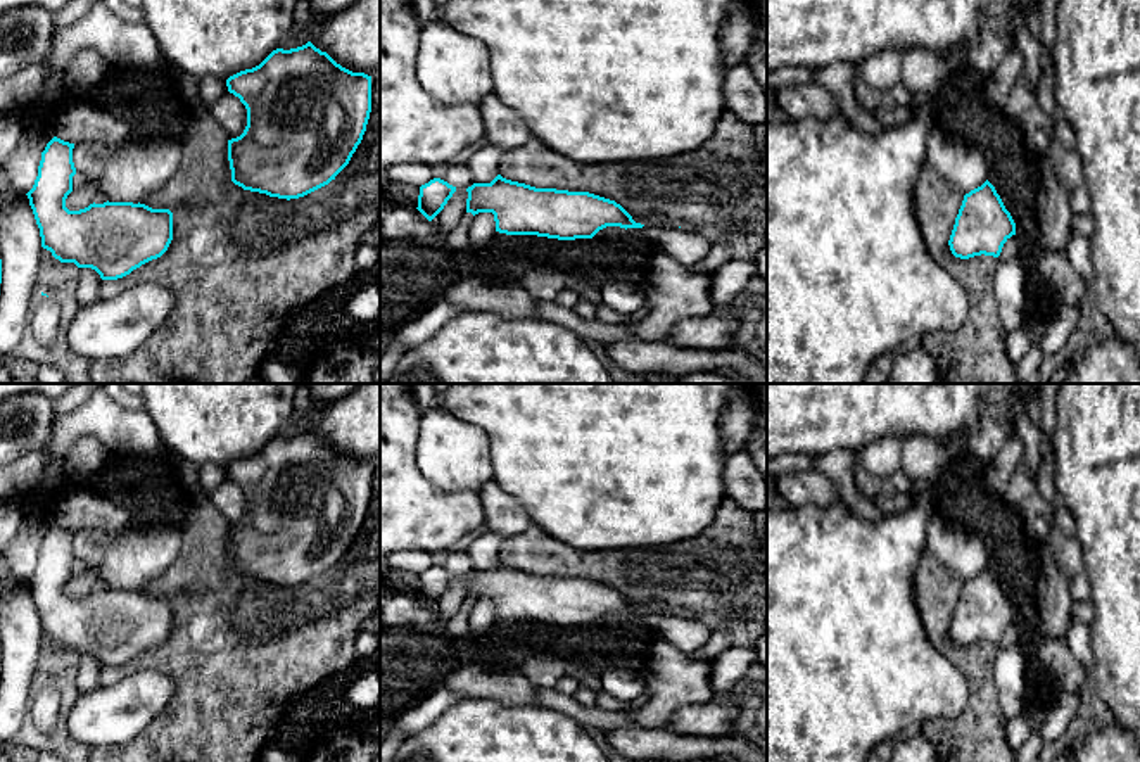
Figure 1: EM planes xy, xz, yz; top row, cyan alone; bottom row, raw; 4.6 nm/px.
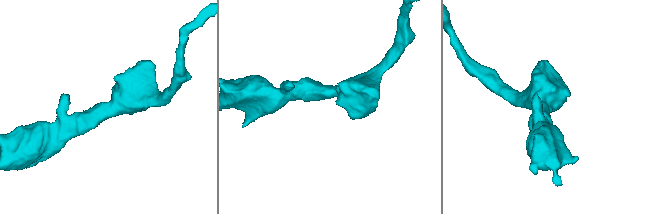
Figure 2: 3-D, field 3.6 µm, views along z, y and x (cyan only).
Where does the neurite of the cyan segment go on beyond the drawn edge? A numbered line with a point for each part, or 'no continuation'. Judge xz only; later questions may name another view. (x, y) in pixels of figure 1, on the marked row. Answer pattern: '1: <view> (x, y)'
no continuation

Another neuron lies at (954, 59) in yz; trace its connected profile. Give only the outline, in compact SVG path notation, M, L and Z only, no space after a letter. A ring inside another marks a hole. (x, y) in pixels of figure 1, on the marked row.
M957 45L943 54L940 54L941 62L950 73L955 73L967 64L969 45Z

